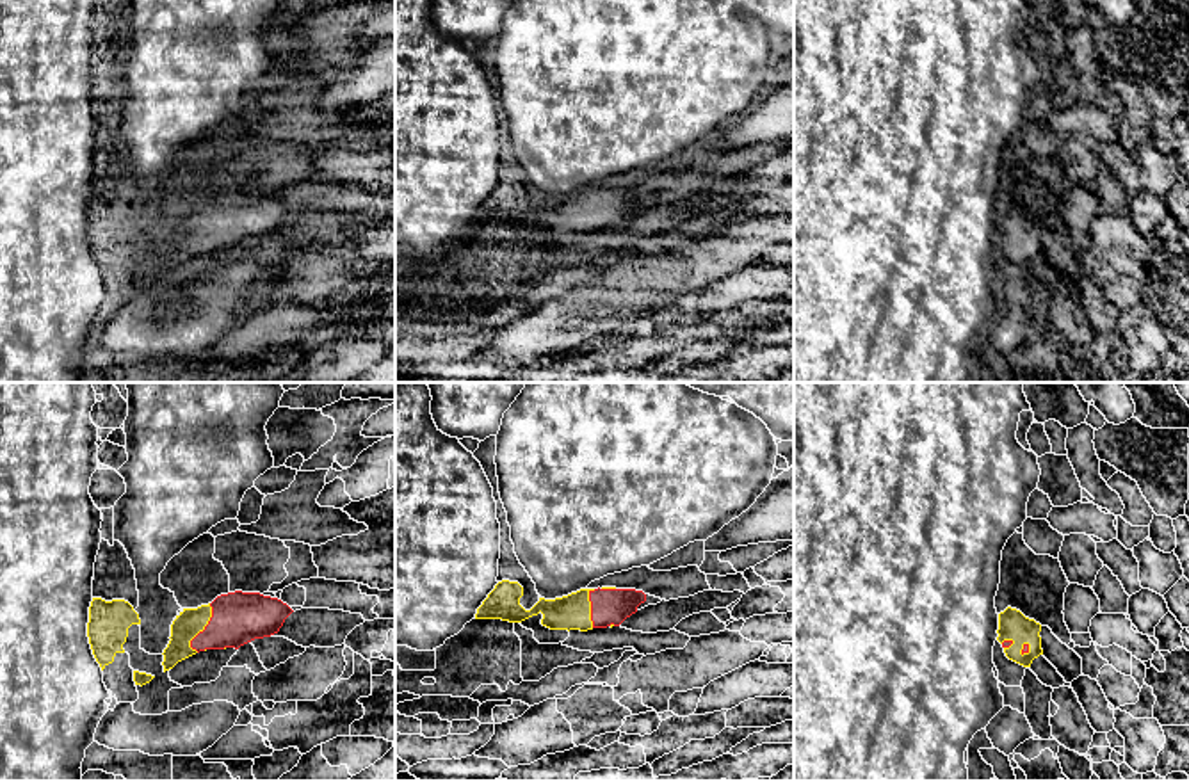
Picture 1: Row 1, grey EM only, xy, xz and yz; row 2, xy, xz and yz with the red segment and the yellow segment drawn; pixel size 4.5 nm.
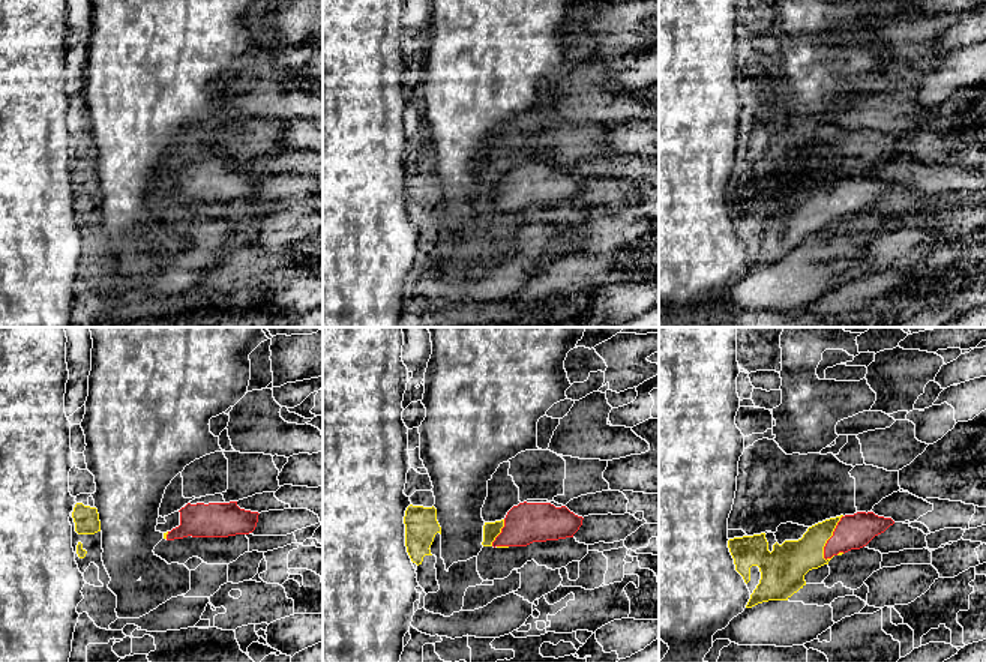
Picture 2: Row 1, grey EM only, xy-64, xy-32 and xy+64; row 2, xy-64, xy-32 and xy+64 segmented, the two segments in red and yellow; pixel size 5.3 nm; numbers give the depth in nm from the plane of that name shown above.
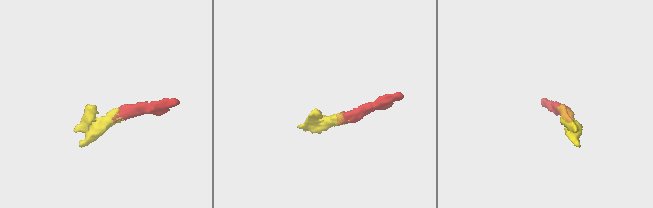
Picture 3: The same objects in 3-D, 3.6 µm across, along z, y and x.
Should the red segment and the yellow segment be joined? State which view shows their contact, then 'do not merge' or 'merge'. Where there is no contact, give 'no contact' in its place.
xy | merge

